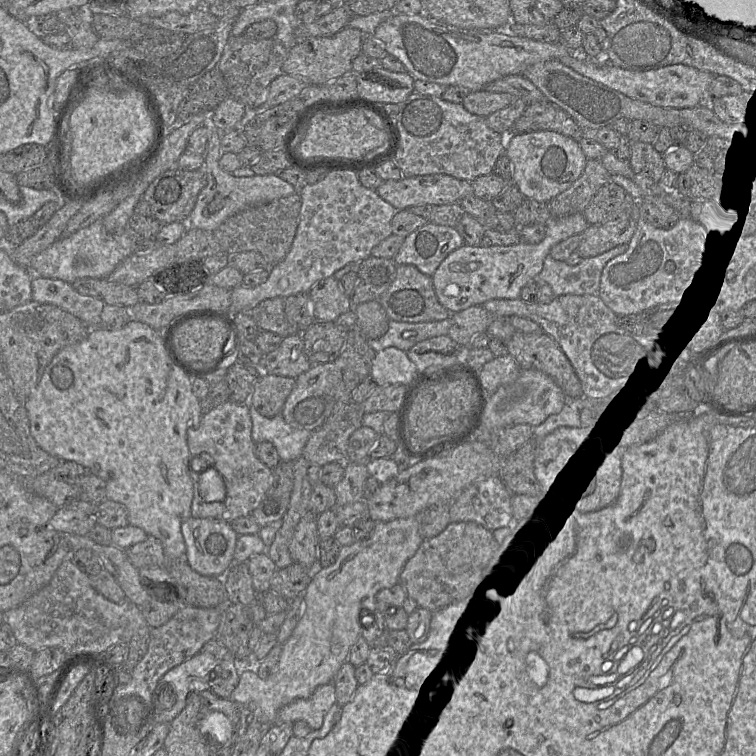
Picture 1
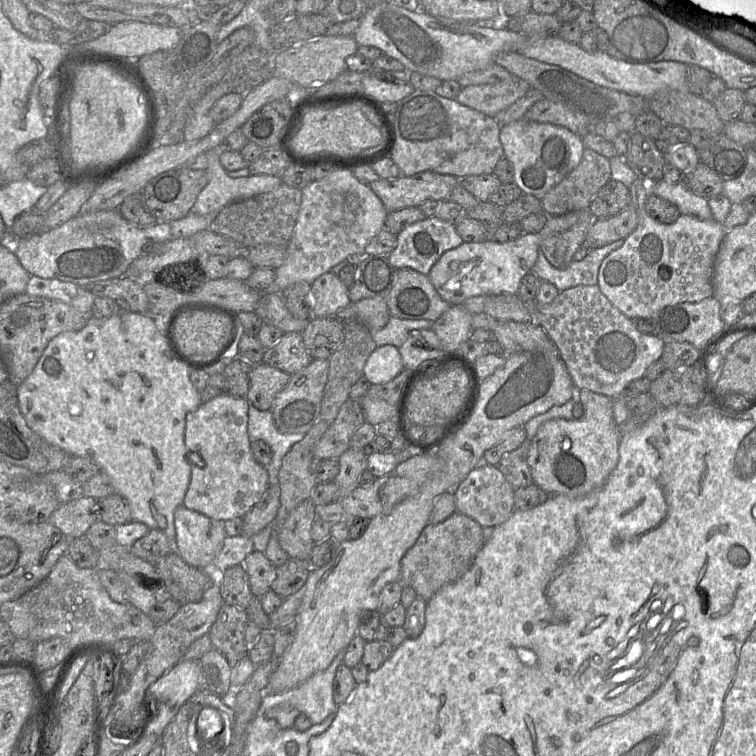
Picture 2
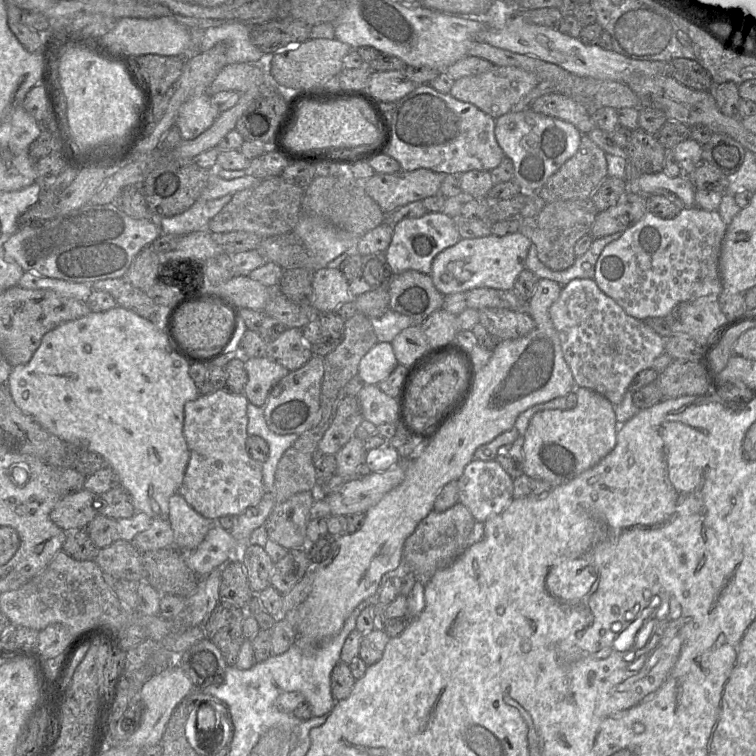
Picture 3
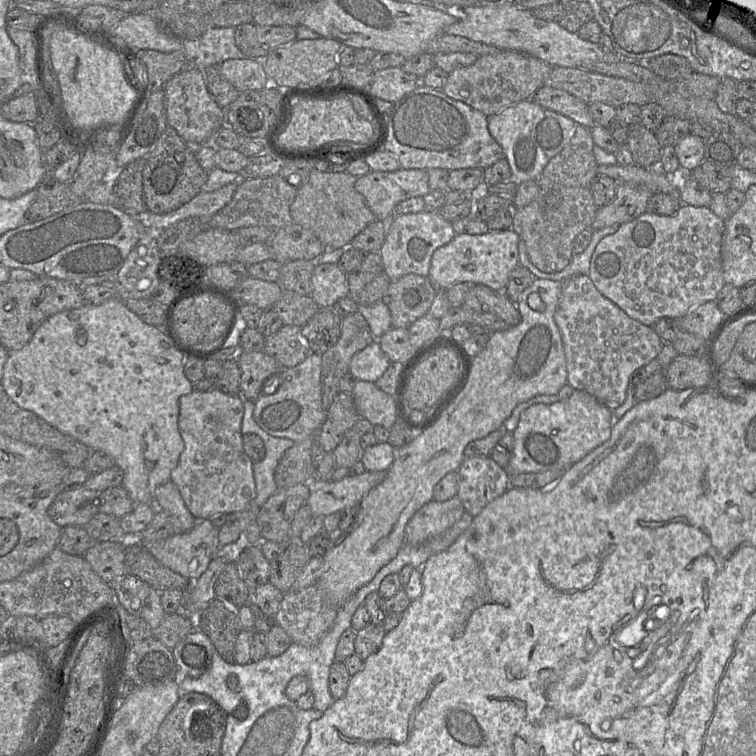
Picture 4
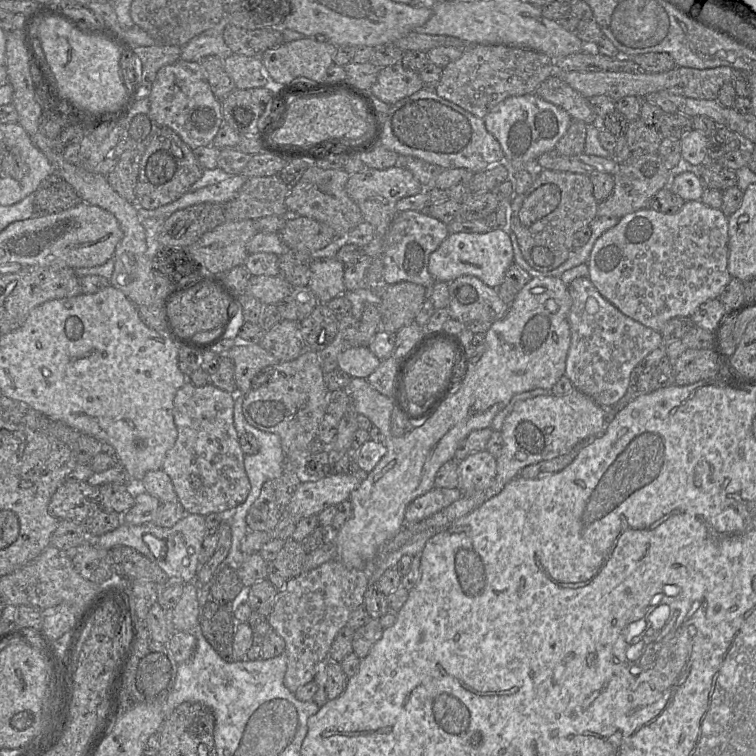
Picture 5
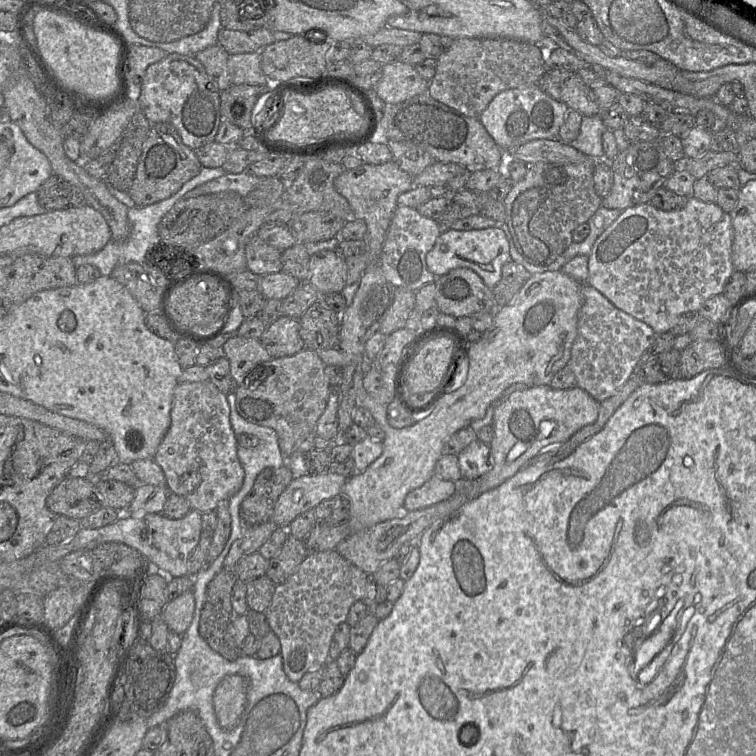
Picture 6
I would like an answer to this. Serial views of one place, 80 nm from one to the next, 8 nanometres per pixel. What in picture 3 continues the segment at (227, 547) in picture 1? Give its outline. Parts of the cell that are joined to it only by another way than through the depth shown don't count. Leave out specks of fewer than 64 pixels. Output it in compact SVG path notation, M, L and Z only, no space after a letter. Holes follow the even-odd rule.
M179 493L169 499L168 520L174 534L174 547L180 551L196 549L213 525L213 521L196 512Z

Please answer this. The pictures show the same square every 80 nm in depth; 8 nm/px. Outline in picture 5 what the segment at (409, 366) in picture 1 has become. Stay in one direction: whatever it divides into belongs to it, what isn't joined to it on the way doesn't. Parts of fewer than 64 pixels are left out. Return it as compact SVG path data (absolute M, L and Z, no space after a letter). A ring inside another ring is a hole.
M368 346L352 347L339 355L338 367L352 378L364 378L374 372L381 360Z

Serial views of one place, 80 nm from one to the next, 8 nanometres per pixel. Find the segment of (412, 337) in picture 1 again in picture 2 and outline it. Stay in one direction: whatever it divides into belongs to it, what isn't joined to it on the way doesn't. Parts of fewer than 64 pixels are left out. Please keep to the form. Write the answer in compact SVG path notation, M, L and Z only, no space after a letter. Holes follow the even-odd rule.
M390 316L384 328L371 331L371 334L377 347L393 345L399 348L409 338L412 330L430 330L433 323L429 320L400 319Z

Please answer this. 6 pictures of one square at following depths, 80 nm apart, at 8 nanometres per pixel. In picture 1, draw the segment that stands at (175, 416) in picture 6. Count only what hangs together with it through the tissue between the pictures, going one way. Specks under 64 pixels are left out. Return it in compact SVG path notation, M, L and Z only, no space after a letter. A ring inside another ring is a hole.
M228 400L203 414L198 424L188 428L187 443L191 454L190 475L193 483L192 517L231 523L237 518L251 515L263 500L272 485L273 470L255 454L252 425L248 405ZM209 467L216 469L225 483L226 496L223 501L207 503L200 495L199 478Z

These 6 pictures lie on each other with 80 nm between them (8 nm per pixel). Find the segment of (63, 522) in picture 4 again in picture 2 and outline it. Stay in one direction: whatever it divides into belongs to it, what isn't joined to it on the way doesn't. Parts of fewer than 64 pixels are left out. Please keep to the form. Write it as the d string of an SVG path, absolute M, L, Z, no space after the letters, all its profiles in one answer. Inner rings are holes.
M82 495L60 504L51 514L50 522L70 539L85 537L88 529L98 520L98 500Z

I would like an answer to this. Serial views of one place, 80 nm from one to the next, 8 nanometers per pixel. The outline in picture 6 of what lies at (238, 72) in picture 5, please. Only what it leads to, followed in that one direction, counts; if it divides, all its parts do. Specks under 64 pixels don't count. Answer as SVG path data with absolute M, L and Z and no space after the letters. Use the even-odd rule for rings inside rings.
M260 52L229 55L228 69L231 76L231 83L235 85L267 86L268 82L271 81L261 68Z

